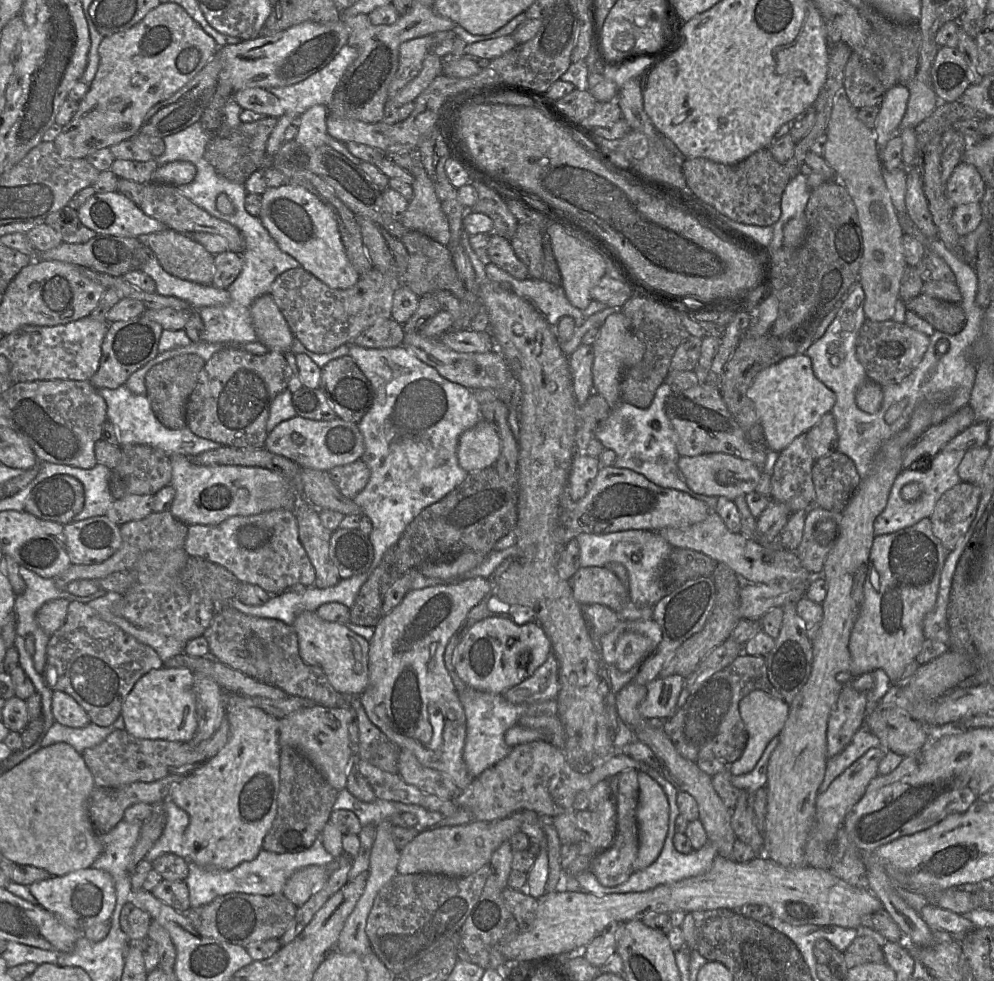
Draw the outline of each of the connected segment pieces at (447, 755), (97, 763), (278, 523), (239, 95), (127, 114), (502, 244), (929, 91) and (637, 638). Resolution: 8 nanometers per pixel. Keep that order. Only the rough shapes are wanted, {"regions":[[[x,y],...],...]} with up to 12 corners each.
{"regions":[[[489,579],[408,591],[375,626],[368,718],[461,790],[449,640]],[[225,716],[198,745],[114,729],[81,754],[96,786],[187,775],[226,745]],[[294,512],[188,525],[189,556],[269,595],[316,572]],[[247,88],[233,98],[243,110],[279,118],[286,113],[268,89]],[[176,3],[104,38],[54,140],[83,159],[133,138],[219,48]],[[491,233],[491,262],[514,278],[529,277],[507,238]],[[915,77],[900,131],[915,128],[940,103],[931,84]],[[624,633],[615,666],[628,672],[652,652],[648,637]]]}

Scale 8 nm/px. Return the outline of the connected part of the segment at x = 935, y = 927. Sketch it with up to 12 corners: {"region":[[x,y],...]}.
{"region":[[924,906],[919,915],[932,931],[954,934],[977,929],[963,915]]}

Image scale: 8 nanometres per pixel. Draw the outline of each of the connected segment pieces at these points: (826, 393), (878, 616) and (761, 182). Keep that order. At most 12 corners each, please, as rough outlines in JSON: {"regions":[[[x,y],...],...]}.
{"regions":[[[806,354],[754,378],[767,449],[781,452],[836,403]],[[930,518],[874,537],[851,677],[904,683],[948,553]],[[769,148],[682,162],[688,189],[734,221],[772,226],[790,181]]]}

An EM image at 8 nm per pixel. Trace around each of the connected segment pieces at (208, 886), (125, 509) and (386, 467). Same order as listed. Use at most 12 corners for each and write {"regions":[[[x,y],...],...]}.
{"regions":[[[321,833],[306,850],[262,849],[231,870],[189,862],[190,907],[230,893],[283,894],[298,870],[336,858]],[[154,495],[114,500],[106,515],[118,526],[153,512]],[[404,346],[349,355],[374,401],[370,470],[372,570],[468,475],[474,390]]]}

